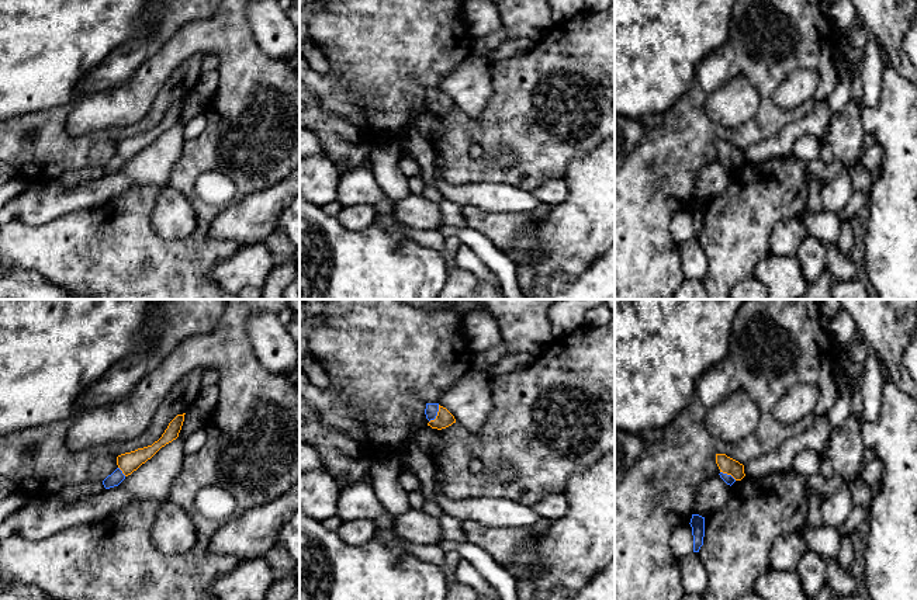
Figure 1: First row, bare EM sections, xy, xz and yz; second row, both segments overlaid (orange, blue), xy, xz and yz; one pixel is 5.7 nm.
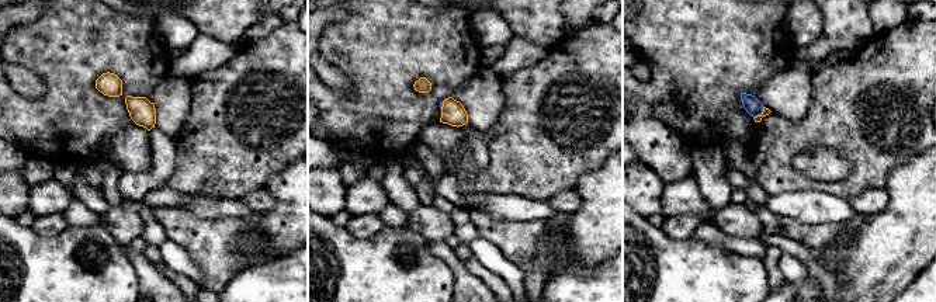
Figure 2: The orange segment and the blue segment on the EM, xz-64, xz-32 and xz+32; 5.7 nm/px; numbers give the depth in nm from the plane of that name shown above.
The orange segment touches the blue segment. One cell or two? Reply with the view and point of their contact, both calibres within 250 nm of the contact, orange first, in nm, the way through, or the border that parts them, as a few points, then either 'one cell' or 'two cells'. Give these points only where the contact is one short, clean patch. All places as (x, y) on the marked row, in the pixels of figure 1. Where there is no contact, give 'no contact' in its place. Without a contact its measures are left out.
xz (438, 415) | 90/70 nm | across xz (443, 419), (438, 415), (432, 409) | one cell

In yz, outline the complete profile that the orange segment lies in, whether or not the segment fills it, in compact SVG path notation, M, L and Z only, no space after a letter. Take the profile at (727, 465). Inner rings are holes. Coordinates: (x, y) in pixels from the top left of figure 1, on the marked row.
M716 454L716 464L720 469L720 474L719 474L720 478L730 486L736 481L741 481L745 476L744 465L727 457L726 454Z

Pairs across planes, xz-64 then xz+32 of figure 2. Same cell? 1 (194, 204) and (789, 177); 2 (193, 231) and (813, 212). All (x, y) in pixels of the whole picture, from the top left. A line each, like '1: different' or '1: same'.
1: different
2: different

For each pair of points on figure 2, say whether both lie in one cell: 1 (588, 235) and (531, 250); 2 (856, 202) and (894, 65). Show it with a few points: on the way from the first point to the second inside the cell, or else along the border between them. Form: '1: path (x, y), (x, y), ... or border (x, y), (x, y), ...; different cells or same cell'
1: border (560, 219), (551, 242), (560, 264), (547, 277); different cells
2: border (884, 187), (867, 187), (846, 200); different cells

